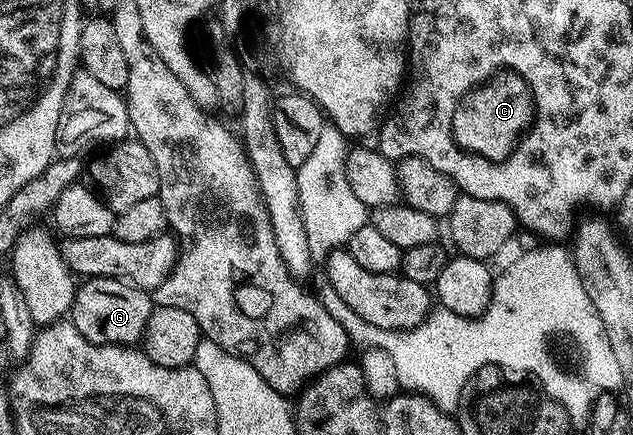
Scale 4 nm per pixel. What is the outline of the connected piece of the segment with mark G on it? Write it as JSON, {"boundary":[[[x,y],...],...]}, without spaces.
{"boundary":[[[91,277],[77,286],[68,317],[76,331],[93,345],[134,347],[145,338],[151,308],[152,297],[147,290],[125,285],[116,279]]]}

